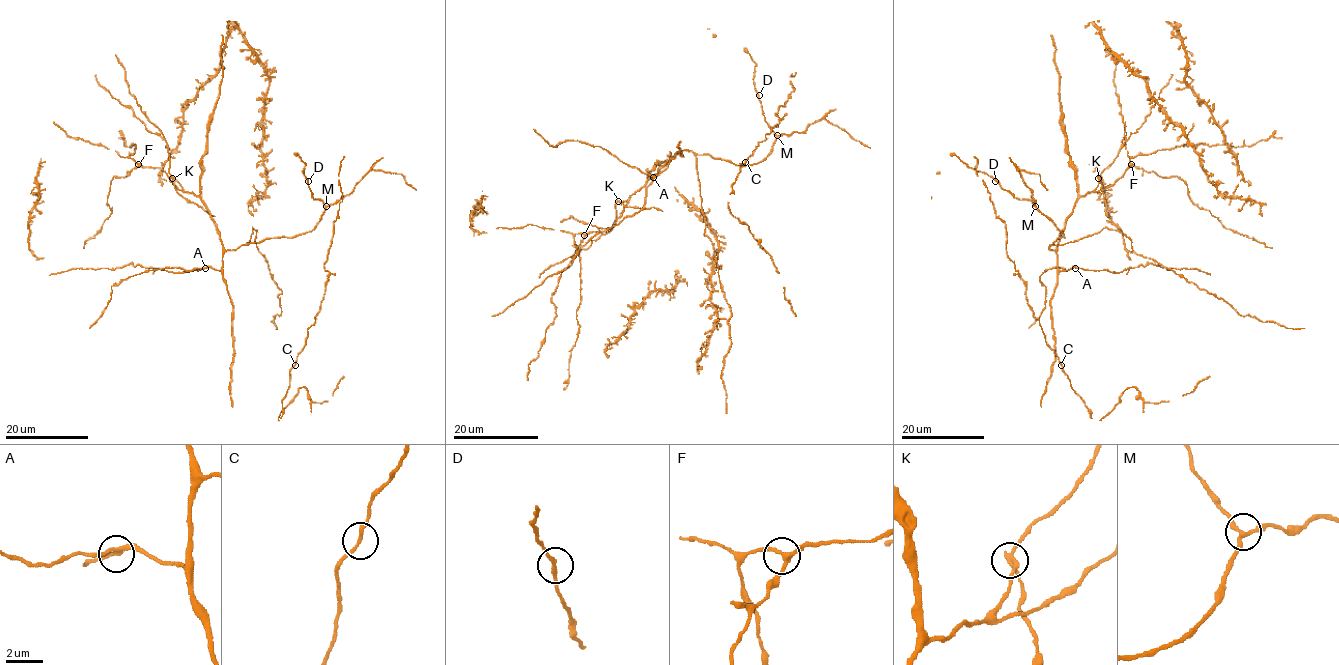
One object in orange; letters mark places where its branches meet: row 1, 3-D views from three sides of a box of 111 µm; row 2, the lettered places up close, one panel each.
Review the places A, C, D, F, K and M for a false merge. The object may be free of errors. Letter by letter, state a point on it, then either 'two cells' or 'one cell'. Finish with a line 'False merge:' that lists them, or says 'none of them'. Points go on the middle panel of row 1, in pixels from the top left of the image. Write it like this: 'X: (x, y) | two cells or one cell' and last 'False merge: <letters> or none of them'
A: (653, 177) | one cell
C: (745, 162) | one cell
D: (759, 95) | one cell
F: (584, 235) | one cell
K: (618, 201) | two cells
M: (777, 135) | one cell
False merge: K

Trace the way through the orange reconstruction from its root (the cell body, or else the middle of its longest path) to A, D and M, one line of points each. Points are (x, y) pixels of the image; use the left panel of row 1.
A: (271, 238), (226, 250), (221, 271), (205, 268)
D: (271, 238), (305, 234), (319, 220), (325, 204), (312, 197), (308, 181)
M: (271, 238), (296, 237), (310, 232), (326, 206)

